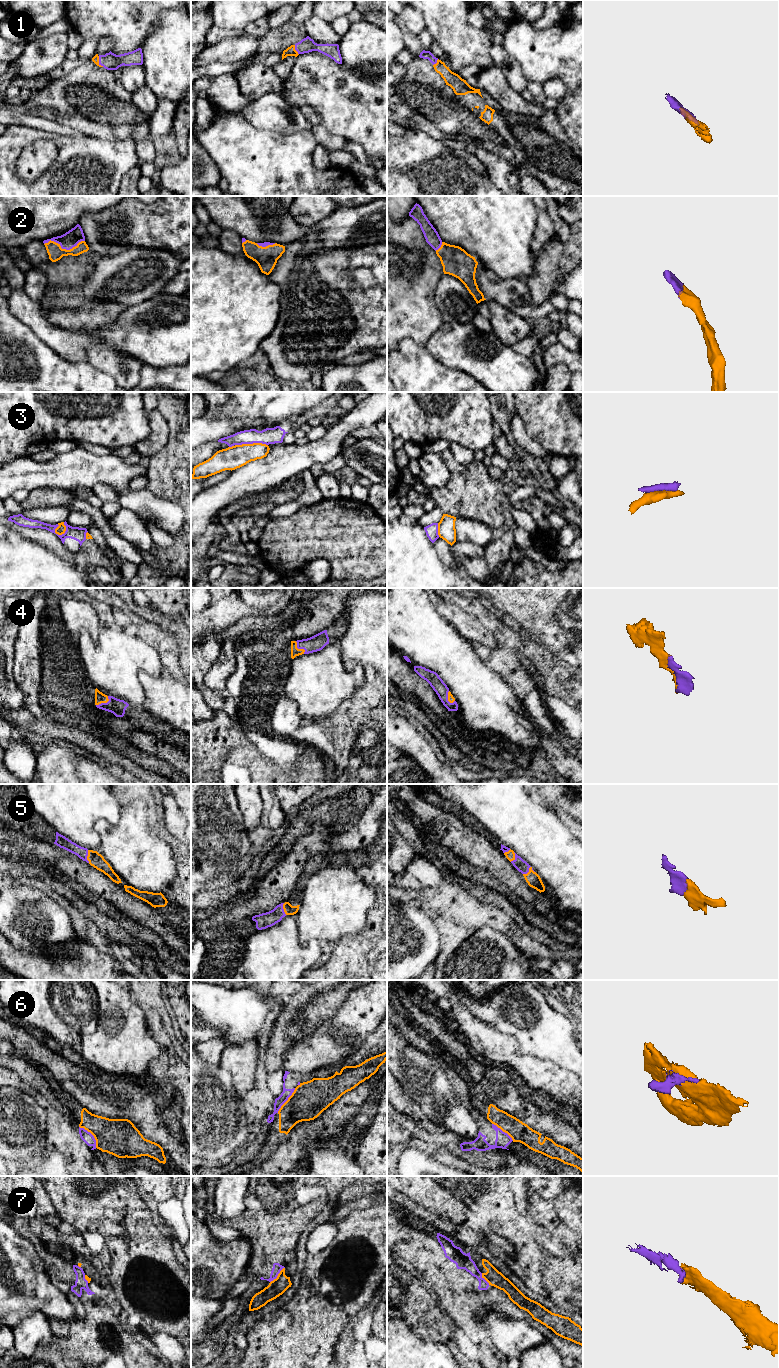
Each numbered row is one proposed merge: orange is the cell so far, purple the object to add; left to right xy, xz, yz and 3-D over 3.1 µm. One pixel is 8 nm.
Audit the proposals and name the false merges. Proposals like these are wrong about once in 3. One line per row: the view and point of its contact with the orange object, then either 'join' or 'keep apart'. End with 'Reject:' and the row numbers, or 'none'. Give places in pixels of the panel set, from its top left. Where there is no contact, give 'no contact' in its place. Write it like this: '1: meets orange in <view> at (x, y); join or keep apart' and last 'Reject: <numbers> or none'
1: meets orange in xy at (98, 62); join
2: meets orange in xy at (64, 249); join
3: meets orange in xz at (251, 444); keep apart
4: meets orange in xz at (299, 649); join
5: meets orange in yz at (529, 870); join
6: meets orange in xy at (92, 1134); keep apart
7: meets orange in xz at (278, 1275); join
Reject: 3, 6

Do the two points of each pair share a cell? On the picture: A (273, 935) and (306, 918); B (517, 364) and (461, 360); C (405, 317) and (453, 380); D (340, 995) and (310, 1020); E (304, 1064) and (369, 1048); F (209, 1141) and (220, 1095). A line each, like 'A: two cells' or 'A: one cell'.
A: two cells
B: one cell
C: two cells
D: one cell
E: two cells
F: one cell

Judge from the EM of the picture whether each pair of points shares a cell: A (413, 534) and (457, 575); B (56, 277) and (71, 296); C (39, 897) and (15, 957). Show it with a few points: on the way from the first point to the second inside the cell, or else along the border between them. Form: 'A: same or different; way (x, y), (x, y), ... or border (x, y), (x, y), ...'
A: same; way (417, 547), (444, 574)
B: different; border (86, 279), (78, 287), (47, 287)
C: different; border (10, 941), (15, 946), (28, 950), (42, 949)

